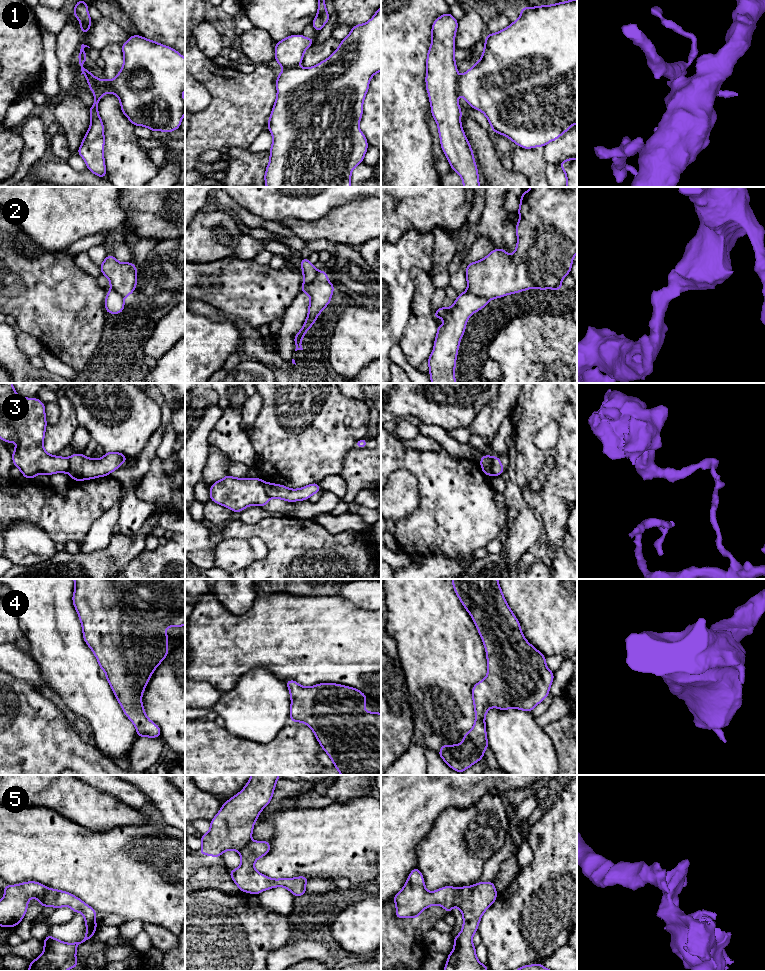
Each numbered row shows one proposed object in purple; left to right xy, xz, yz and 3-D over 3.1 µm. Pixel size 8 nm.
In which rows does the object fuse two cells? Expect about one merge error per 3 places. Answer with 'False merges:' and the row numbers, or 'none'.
False merges: 1, 2, 3, 5

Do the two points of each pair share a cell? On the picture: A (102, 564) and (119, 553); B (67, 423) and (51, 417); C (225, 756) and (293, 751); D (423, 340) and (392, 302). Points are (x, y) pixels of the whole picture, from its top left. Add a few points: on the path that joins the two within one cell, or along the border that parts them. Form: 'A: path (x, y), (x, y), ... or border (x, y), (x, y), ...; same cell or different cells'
A: path (105, 559), (107, 555), (114, 554); same cell
B: border (57, 401), (58, 420), (47, 424); different cells
C: path (242, 756), (276, 756); same cell
D: border (413, 297), (409, 320), (399, 342); different cells

